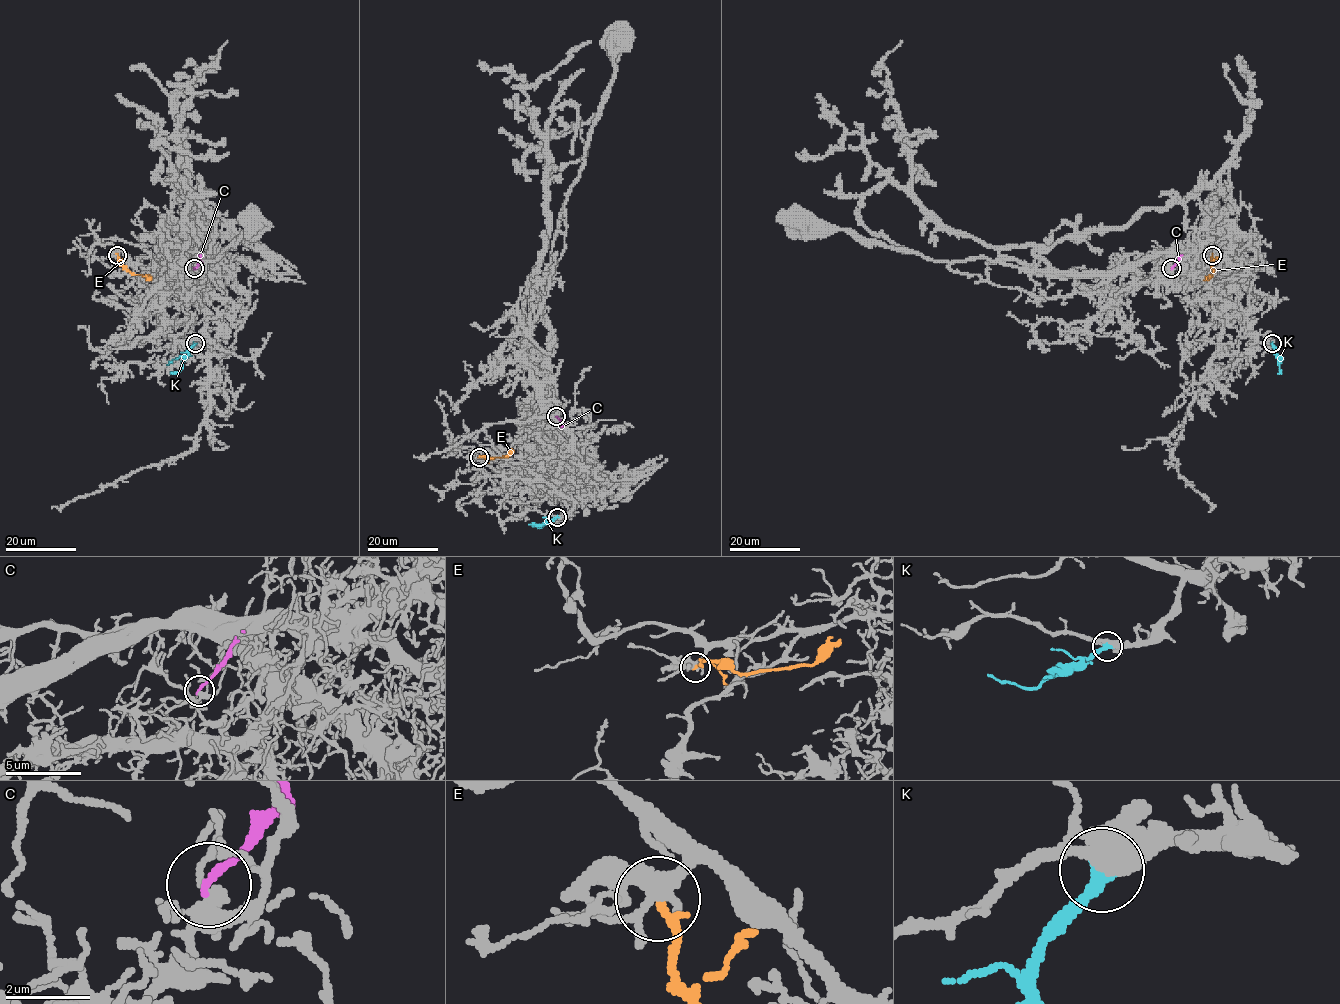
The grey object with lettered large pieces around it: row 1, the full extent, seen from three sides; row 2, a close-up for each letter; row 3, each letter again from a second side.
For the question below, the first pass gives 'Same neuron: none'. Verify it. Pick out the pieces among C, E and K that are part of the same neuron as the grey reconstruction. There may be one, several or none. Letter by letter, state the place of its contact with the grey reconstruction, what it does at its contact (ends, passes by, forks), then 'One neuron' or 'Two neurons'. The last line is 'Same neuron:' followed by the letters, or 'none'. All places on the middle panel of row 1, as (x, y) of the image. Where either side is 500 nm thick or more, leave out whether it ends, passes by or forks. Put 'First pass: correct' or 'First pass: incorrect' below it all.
C: Touches grey at (556, 416). It ends there. Two neurons
E: Touches grey at (479, 457). It ends there. Two neurons
K: Touches grey at (557, 517). It ends there. One neuron
Same neuron: K
First pass: incorrect

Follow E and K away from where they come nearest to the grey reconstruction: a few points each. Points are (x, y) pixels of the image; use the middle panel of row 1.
E: (479, 457), (506, 456), (511, 449)
K: (557, 517), (544, 524), (532, 524)

